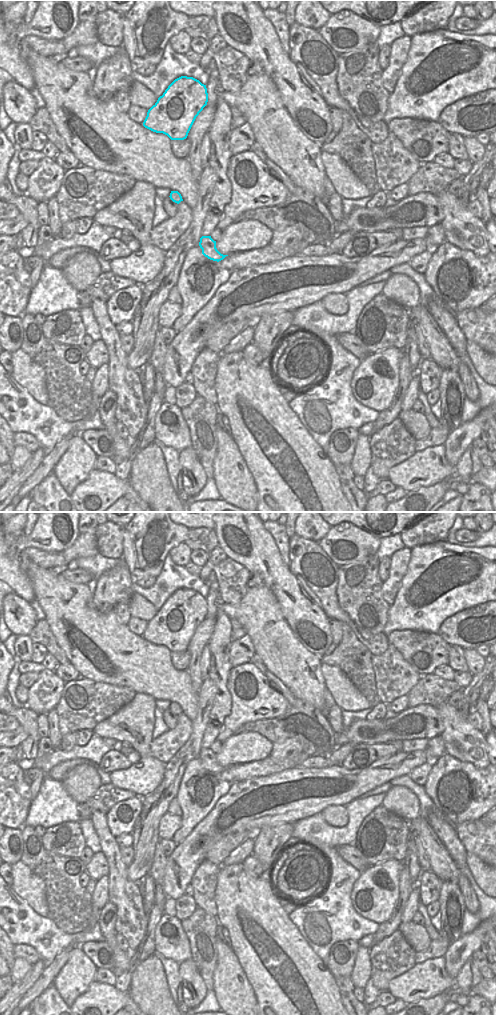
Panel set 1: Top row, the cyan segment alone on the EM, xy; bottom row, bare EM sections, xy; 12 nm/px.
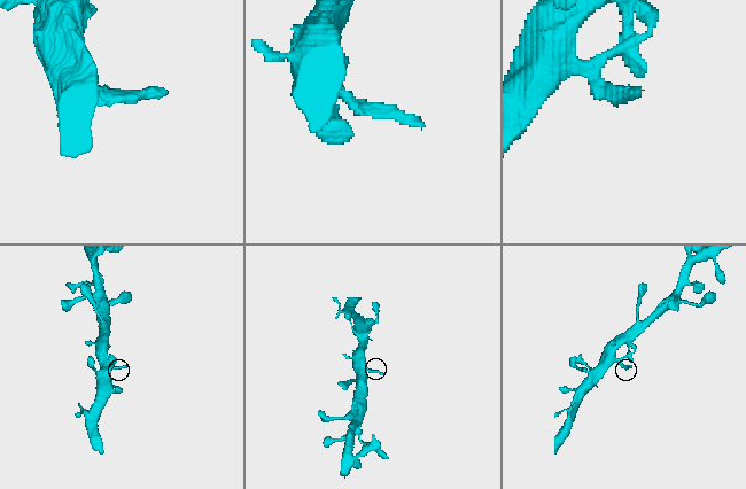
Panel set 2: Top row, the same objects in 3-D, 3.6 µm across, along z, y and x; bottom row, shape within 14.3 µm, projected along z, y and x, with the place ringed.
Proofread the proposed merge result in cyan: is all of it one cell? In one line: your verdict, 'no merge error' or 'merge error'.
no merge error

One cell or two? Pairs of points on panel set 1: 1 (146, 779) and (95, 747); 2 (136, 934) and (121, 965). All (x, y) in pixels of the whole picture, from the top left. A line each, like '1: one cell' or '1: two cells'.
1: two cells
2: two cells

